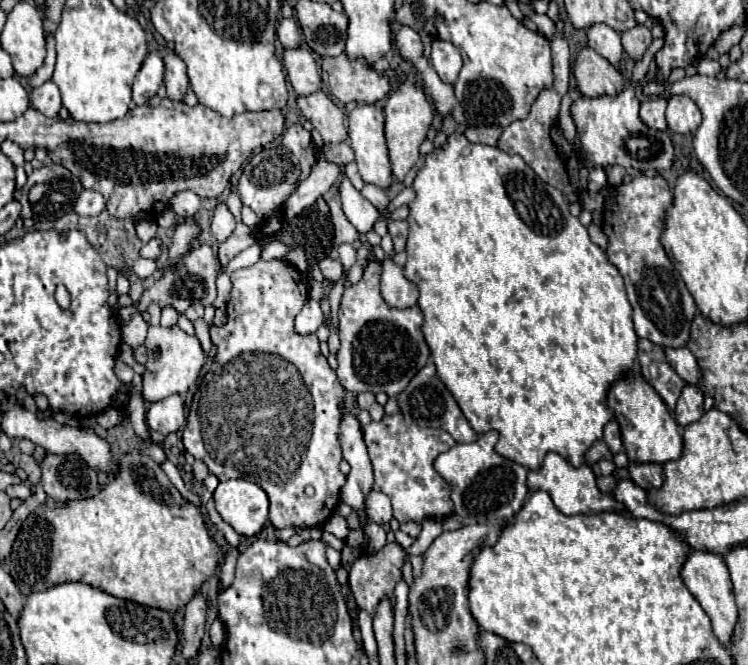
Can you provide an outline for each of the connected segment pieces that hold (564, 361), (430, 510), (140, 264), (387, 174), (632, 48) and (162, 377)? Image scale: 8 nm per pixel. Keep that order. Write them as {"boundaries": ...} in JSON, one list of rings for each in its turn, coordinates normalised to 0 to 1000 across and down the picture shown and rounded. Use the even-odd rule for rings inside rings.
{"boundaries":[[[[604,200],[591,221],[567,236],[567,248],[556,260],[551,284],[556,296],[548,305],[548,320],[543,329],[545,392],[540,398],[540,414],[559,435],[559,462],[567,471],[564,501],[575,522],[586,567],[607,594],[620,627],[636,651],[650,651],[658,645],[668,651],[663,678],[671,687],[698,696],[703,705],[719,705],[727,684],[733,678],[743,678],[759,696],[775,702],[778,678],[783,678],[794,660],[805,660],[805,642],[821,627],[810,612],[810,588],[816,585],[816,576],[850,552],[853,504],[848,498],[845,459],[840,456],[829,408],[813,392],[810,380],[797,365],[791,365],[783,341],[773,332],[773,326],[759,317],[759,305],[754,302],[751,290],[743,281],[727,275],[695,233],[682,233],[666,221],[631,215],[618,200]]],[[[524,624],[524,627],[513,627],[508,636],[495,636],[487,642],[487,663],[500,699],[500,732],[505,732],[505,738],[516,741],[524,750],[524,762],[527,762],[527,777],[535,786],[543,783],[567,783],[570,777],[583,777],[586,783],[596,780],[602,771],[607,771],[604,756],[602,756],[602,738],[596,732],[596,723],[580,708],[580,690],[591,681],[599,678],[602,672],[610,669],[610,663],[591,645],[564,645],[559,639],[543,639],[537,624]]],[[[186,388],[178,400],[178,408],[182,412],[205,412],[209,405],[209,391],[205,389]]],[[[481,155],[476,158],[468,173],[465,173],[465,206],[468,206],[468,221],[476,233],[476,248],[489,275],[505,278],[505,281],[519,281],[524,272],[524,257],[521,257],[521,239],[516,227],[516,209],[513,209],[513,170],[508,158],[492,158]]],[[[850,38],[848,44],[840,44],[840,47],[832,50],[834,77],[848,92],[861,83],[861,77],[866,74],[869,65],[872,65],[872,50],[869,50],[869,44],[864,38]]],[[[201,492],[193,519],[198,534],[198,543],[193,549],[193,564],[190,564],[190,585],[187,585],[193,603],[209,606],[233,591],[249,594],[249,588],[262,576],[270,549],[275,546],[275,534],[267,522],[267,513],[246,501],[241,492],[233,492],[233,495]]]]}

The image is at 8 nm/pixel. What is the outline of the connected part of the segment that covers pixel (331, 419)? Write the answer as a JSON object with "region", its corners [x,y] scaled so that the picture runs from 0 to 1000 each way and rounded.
{"region":[[[348,389],[337,402],[310,408],[307,417],[310,417],[310,441],[307,441],[307,453],[305,453],[305,483],[297,492],[289,492],[289,489],[281,492],[281,510],[289,519],[289,534],[286,534],[286,546],[283,546],[281,558],[273,567],[273,576],[267,579],[265,591],[257,600],[251,639],[243,651],[243,666],[246,666],[249,678],[254,684],[259,684],[262,690],[273,693],[278,699],[278,708],[283,714],[289,714],[294,723],[332,717],[345,732],[350,732],[358,744],[358,753],[361,753],[361,783],[364,783],[366,792],[372,792],[372,795],[382,795],[382,792],[401,792],[401,795],[406,795],[406,792],[430,792],[441,780],[441,774],[447,771],[447,765],[455,753],[455,735],[463,726],[463,717],[452,705],[452,699],[457,693],[455,633],[457,633],[457,624],[460,624],[457,600],[460,600],[463,585],[455,579],[449,561],[441,555],[436,537],[428,531],[425,507],[422,504],[406,504],[404,507],[393,498],[393,477],[401,471],[401,465],[412,453],[412,426],[398,405],[393,405],[390,398],[385,398],[374,389],[364,389],[364,392],[350,392]]]}

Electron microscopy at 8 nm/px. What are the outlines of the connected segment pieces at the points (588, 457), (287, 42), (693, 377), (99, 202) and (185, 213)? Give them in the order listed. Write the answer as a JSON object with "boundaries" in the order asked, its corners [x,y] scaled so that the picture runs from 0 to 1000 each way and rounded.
{"boundaries":[[[[797,663],[797,666],[781,681],[781,696],[783,696],[783,699],[791,699],[791,696],[797,696],[797,693],[802,693],[802,690],[818,690],[818,681],[816,681],[816,675],[810,672],[810,666]]],[[[377,26],[374,38],[369,44],[369,53],[380,71],[398,71],[404,65],[404,56],[398,50],[398,38],[396,38],[393,26],[388,26],[388,29]]],[[[885,522],[896,552],[917,573],[933,579],[933,546],[920,522]]],[[[110,287],[110,293],[104,296],[99,314],[104,323],[134,323],[142,311],[142,302],[134,290],[128,287]]],[[[241,287],[227,299],[227,314],[241,326],[259,326],[270,314],[270,299],[257,287]]]]}

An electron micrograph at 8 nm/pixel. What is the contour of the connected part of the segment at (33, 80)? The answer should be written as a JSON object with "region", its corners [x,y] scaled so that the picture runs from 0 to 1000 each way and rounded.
{"region":[[[64,56],[61,59],[61,74],[64,74],[64,83],[59,89],[59,98],[37,116],[37,125],[40,131],[53,131],[56,125],[61,125],[67,116],[70,116],[70,107],[72,107],[72,89],[75,89],[75,80],[72,80],[72,59]]]}

